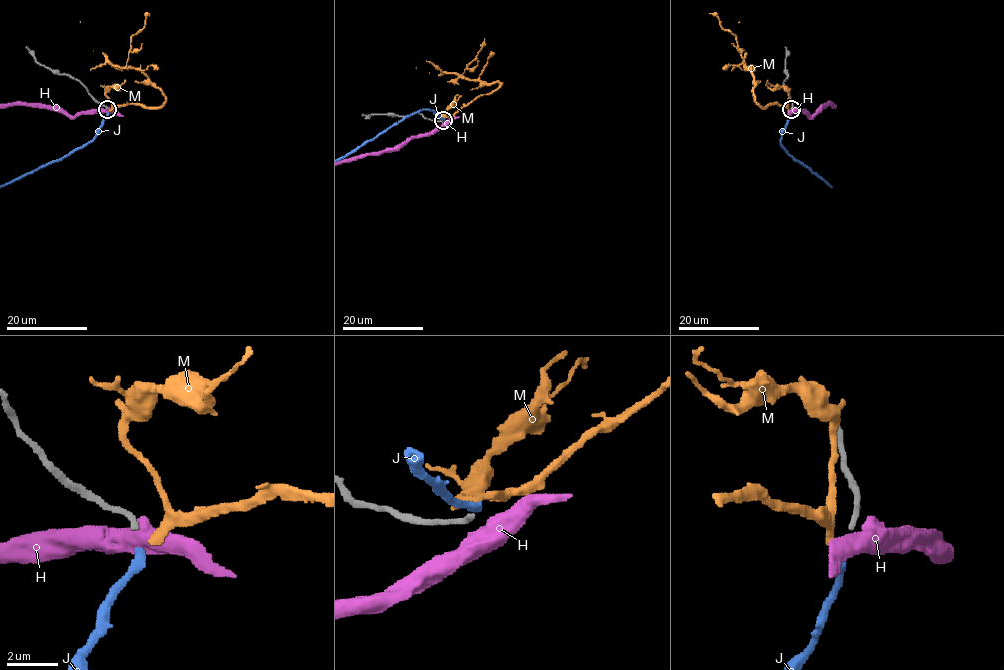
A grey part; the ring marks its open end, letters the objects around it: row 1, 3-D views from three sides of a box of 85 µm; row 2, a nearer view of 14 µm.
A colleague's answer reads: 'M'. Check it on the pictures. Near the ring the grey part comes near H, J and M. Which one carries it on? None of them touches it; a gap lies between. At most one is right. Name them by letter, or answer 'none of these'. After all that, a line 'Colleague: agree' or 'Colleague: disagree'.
J
Colleague: disagree

